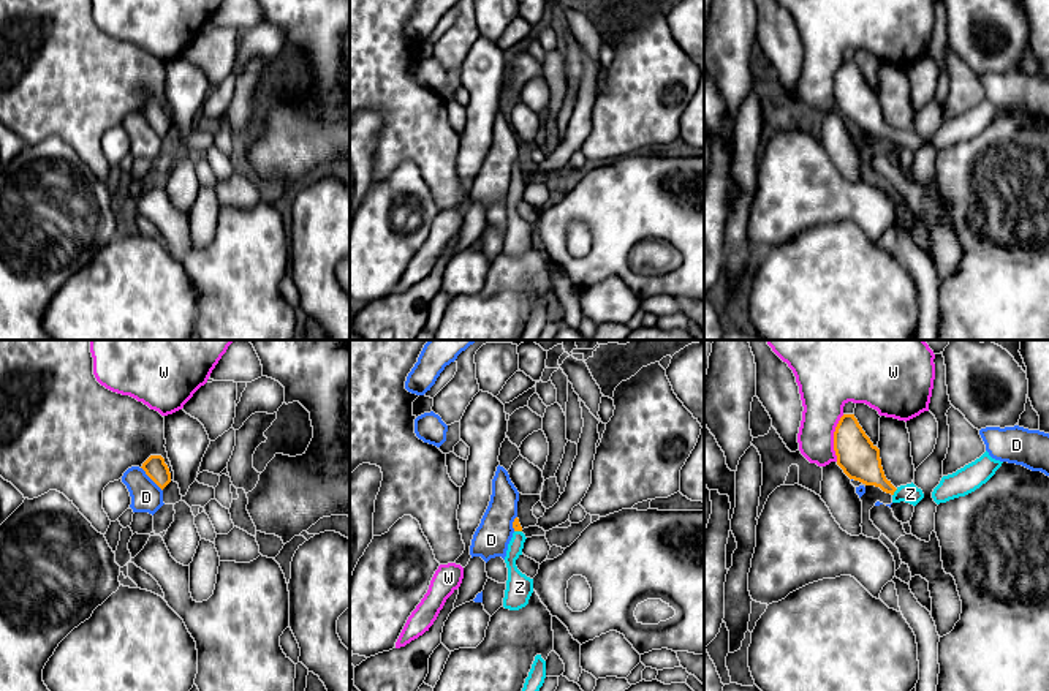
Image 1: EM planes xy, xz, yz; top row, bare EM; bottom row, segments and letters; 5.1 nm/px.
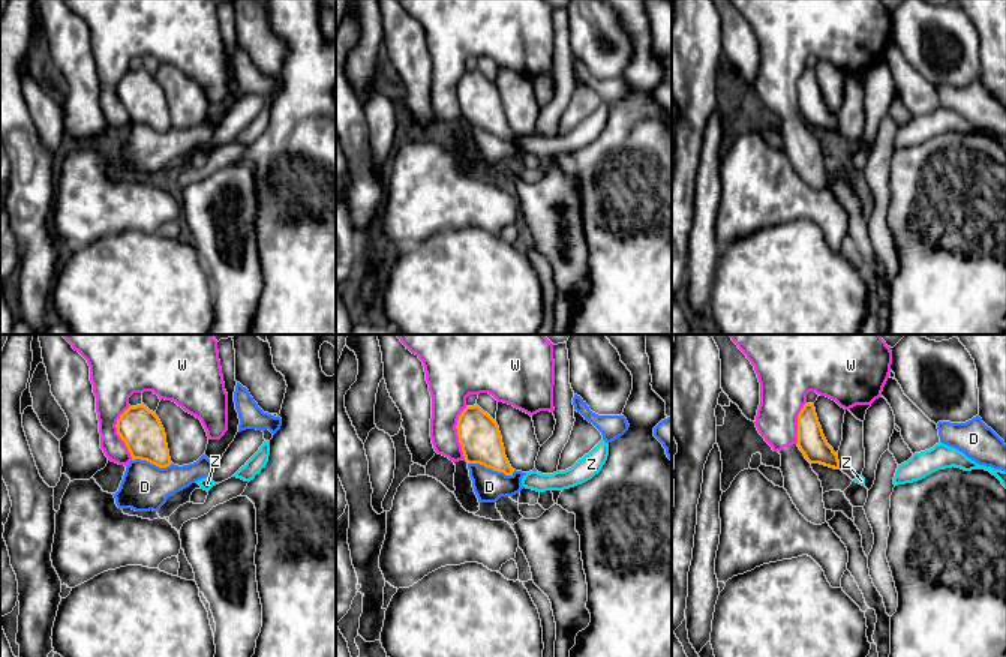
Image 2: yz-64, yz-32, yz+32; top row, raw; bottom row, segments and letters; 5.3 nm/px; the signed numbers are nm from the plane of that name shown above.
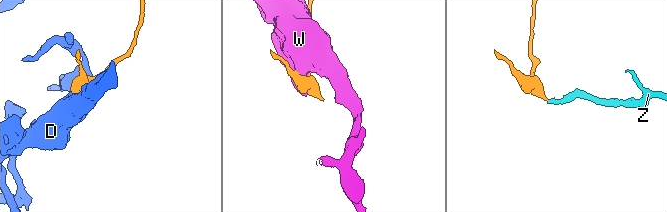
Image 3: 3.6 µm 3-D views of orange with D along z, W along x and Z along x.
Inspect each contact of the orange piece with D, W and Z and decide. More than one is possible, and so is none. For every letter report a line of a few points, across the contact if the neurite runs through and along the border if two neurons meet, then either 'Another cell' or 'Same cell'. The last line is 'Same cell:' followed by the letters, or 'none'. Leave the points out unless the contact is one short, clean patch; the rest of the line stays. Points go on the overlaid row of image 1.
D: Line: xy (141, 467), (162, 490). Another cell
W: Another cell
Z: Line: yz (858, 457), (894, 490), (910, 494). Same cell
Same cell: Z

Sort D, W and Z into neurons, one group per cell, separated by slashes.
D / W / Z

